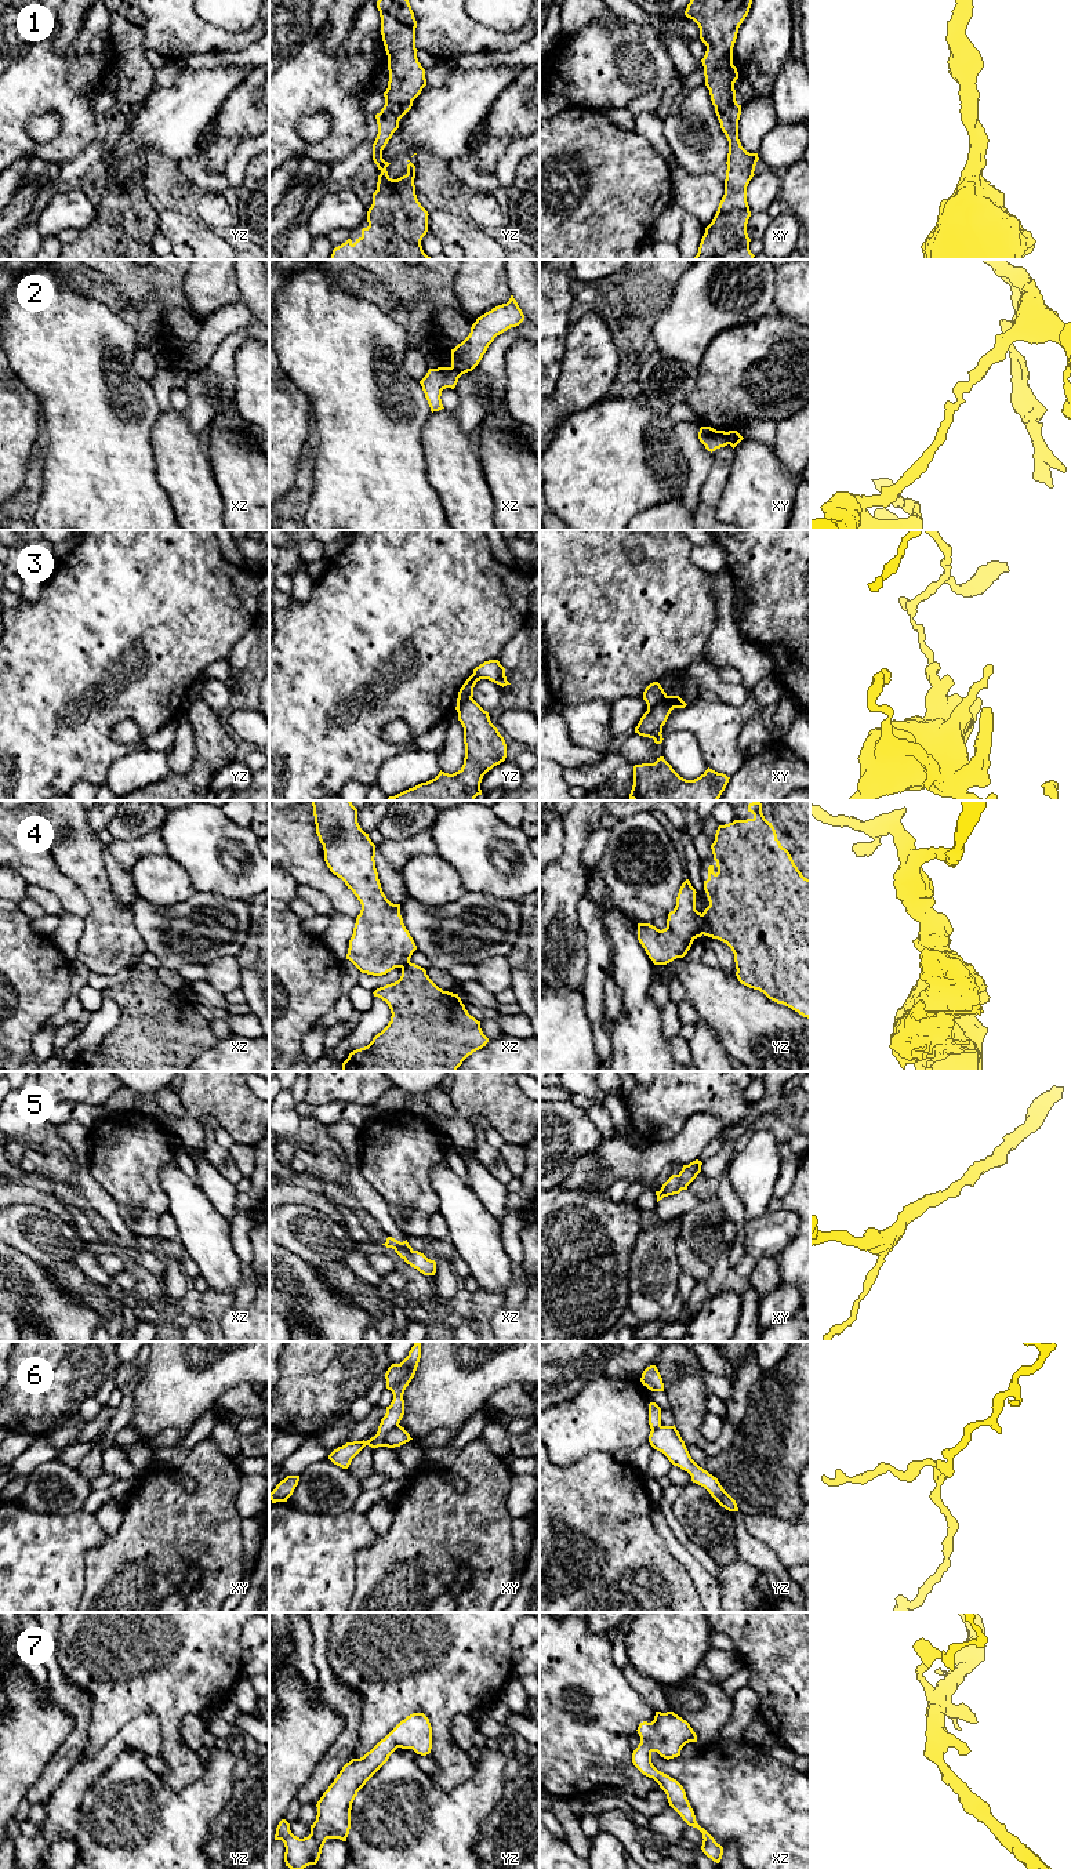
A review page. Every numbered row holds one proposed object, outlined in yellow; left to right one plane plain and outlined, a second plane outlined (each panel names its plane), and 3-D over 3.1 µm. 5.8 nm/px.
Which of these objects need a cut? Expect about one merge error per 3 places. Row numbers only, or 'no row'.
2, 3, 4, 6

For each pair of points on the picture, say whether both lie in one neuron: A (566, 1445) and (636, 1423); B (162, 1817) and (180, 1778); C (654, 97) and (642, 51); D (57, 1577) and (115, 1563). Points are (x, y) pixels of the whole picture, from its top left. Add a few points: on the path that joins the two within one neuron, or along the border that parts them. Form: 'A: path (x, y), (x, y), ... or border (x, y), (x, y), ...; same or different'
A: path (584, 1427), (588, 1423), (618, 1423); same
B: border (202, 1773), (177, 1791), (171, 1791), (158, 1775); different
C: border (663, 89), (647, 90), (625, 108); different
D: border (102, 1542), (86, 1553), (84, 1592), (80, 1597); different

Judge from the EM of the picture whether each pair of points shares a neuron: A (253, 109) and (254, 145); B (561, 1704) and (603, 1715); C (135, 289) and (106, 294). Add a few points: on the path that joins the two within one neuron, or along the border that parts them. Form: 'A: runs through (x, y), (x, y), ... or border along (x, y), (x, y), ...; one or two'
A: border along (254, 137), (244, 141), (229, 158); two
B: runs through (572, 1715), (574, 1717), (592, 1717); one
C: border along (100, 274), (133, 304), (144, 304), (151, 300); two

